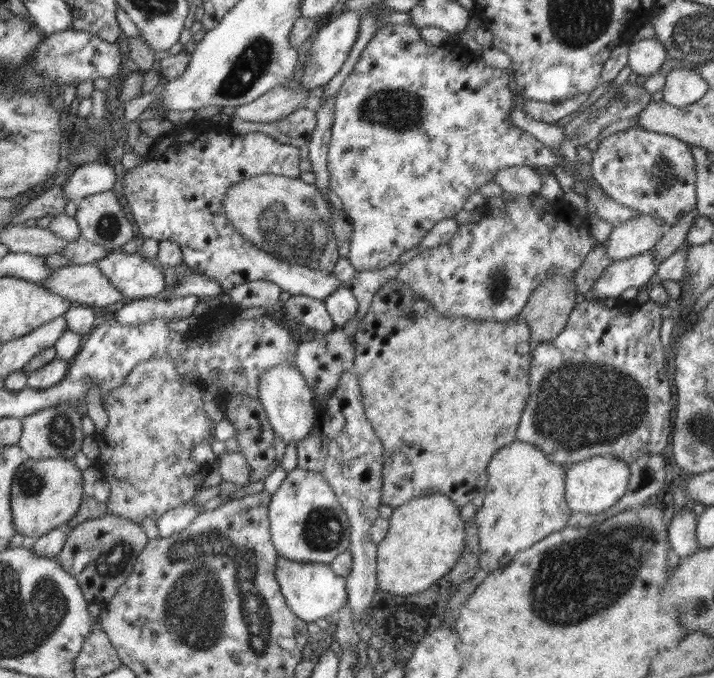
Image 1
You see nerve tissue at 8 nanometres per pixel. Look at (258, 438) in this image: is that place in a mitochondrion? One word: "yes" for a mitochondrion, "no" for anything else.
no

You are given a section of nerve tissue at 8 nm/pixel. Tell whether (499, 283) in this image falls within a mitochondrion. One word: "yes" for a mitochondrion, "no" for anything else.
yes

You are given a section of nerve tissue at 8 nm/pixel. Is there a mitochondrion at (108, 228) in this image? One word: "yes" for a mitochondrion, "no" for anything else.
yes

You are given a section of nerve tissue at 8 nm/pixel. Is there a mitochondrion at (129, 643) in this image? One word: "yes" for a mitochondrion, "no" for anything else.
no

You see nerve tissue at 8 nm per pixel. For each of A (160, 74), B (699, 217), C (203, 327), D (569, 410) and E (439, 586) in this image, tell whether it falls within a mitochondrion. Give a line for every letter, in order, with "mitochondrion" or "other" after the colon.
A: other
B: other
C: other
D: mitochondrion
E: other

